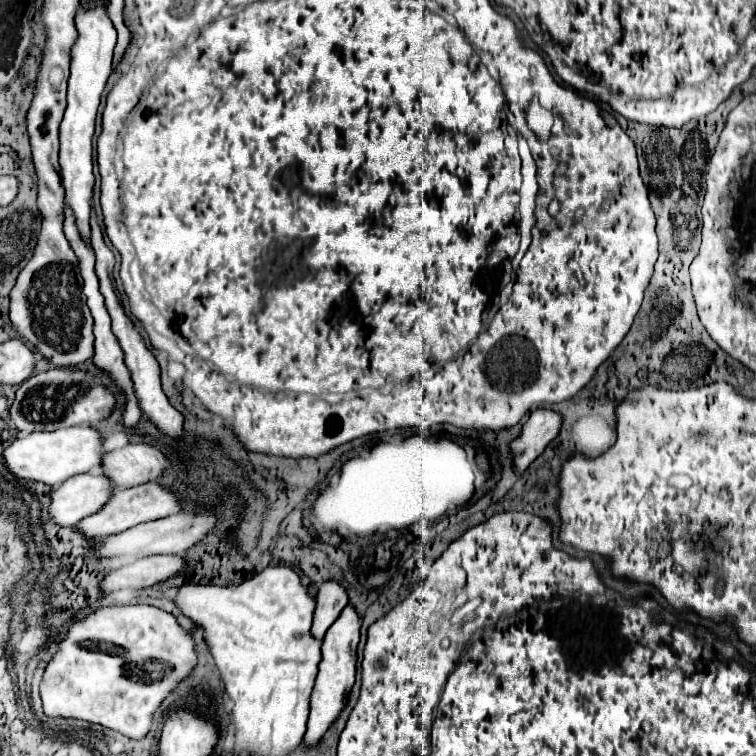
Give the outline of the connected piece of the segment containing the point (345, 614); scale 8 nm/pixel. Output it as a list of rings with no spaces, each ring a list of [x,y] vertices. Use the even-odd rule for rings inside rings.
[[[348,604],[324,636],[320,672],[318,672],[312,702],[310,702],[308,730],[304,734],[304,742],[308,746],[316,744],[324,736],[324,732],[332,726],[332,722],[338,718],[338,714],[342,712],[342,708],[348,700],[348,694],[352,690],[354,676],[356,676],[356,648],[358,648],[358,642],[360,642],[360,628],[362,628],[362,618],[356,612],[356,608],[352,604]]]

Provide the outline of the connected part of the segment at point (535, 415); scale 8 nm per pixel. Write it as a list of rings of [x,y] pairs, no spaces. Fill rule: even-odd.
[[[536,408],[532,410],[528,422],[522,428],[522,434],[512,442],[514,464],[522,474],[542,452],[544,448],[560,434],[562,416],[554,410]]]

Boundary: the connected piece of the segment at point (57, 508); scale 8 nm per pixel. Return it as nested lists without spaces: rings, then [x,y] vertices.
[[[86,472],[66,480],[58,490],[50,492],[52,520],[60,526],[74,526],[78,520],[98,512],[114,494],[114,484],[106,480],[104,472]]]

